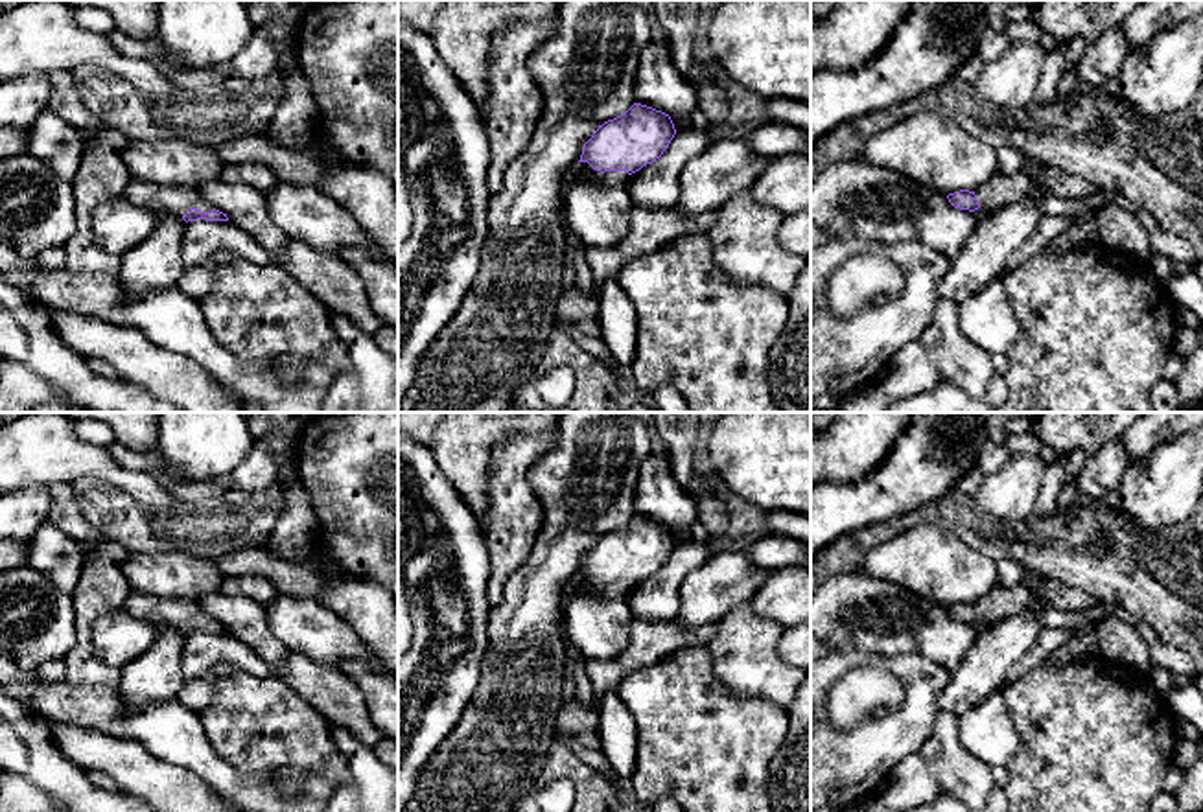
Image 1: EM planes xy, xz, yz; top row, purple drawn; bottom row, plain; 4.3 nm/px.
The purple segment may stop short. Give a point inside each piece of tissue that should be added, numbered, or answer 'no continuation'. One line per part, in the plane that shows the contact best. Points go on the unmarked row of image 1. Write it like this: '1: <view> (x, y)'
1: xz (608, 590)

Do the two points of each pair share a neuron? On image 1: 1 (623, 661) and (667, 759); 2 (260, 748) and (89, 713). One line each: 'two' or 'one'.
1: two
2: two

